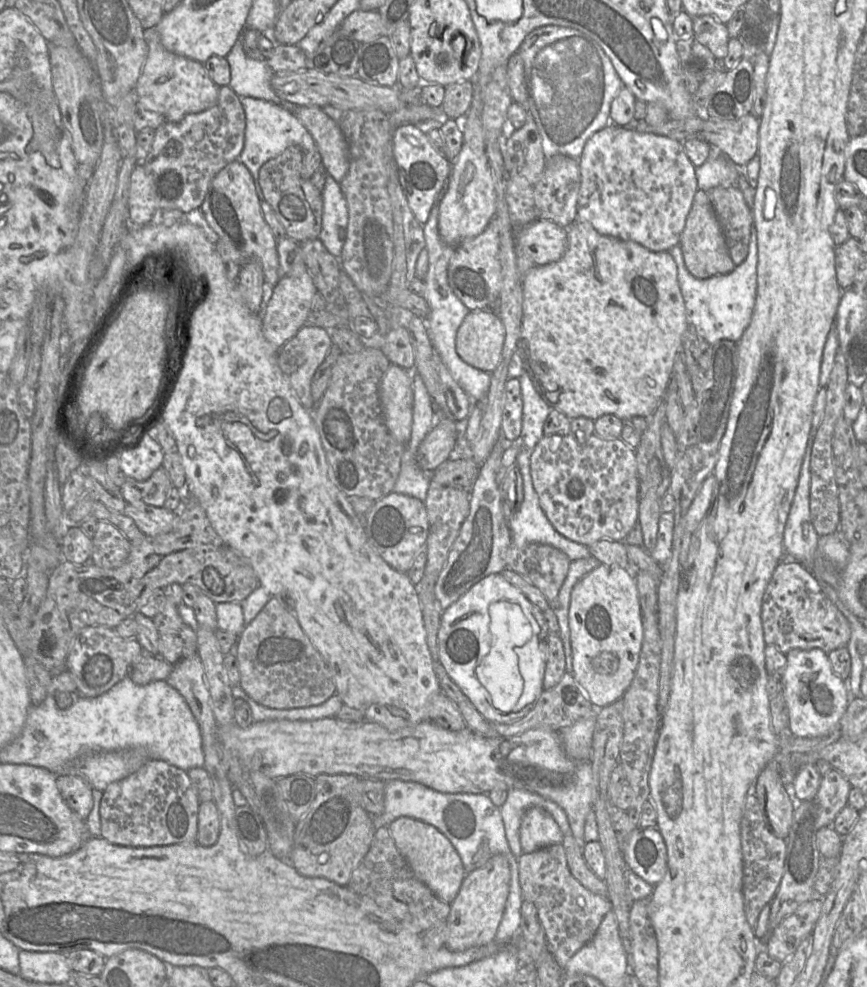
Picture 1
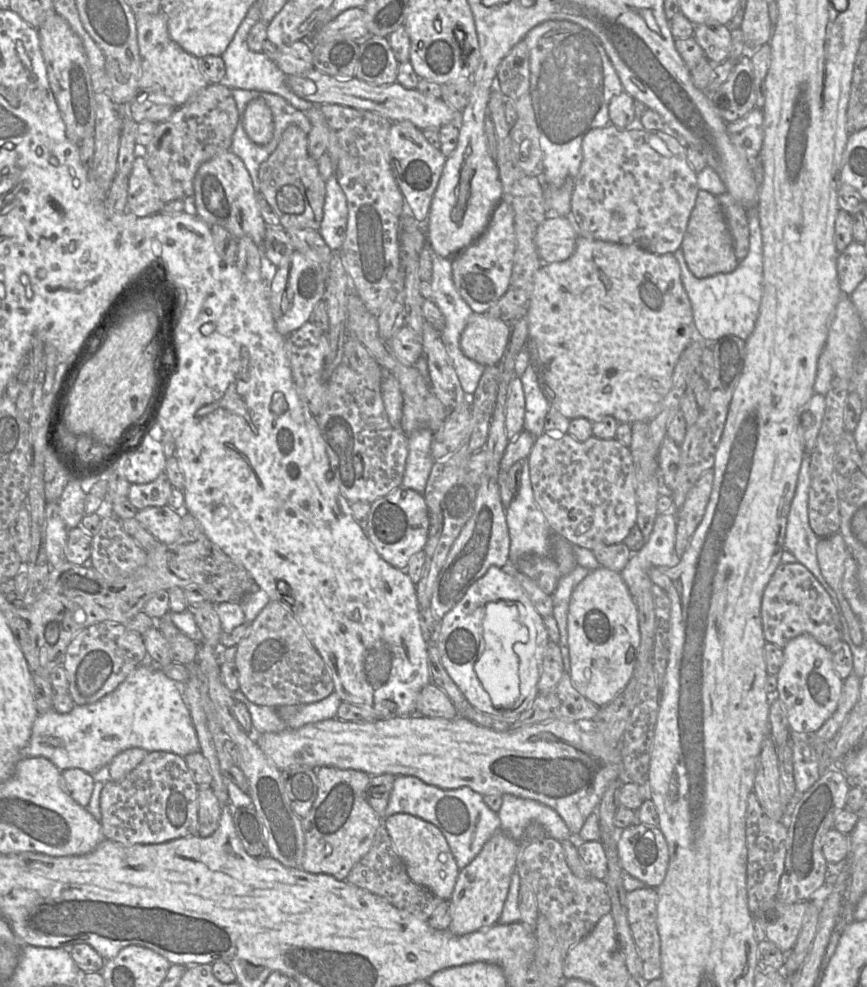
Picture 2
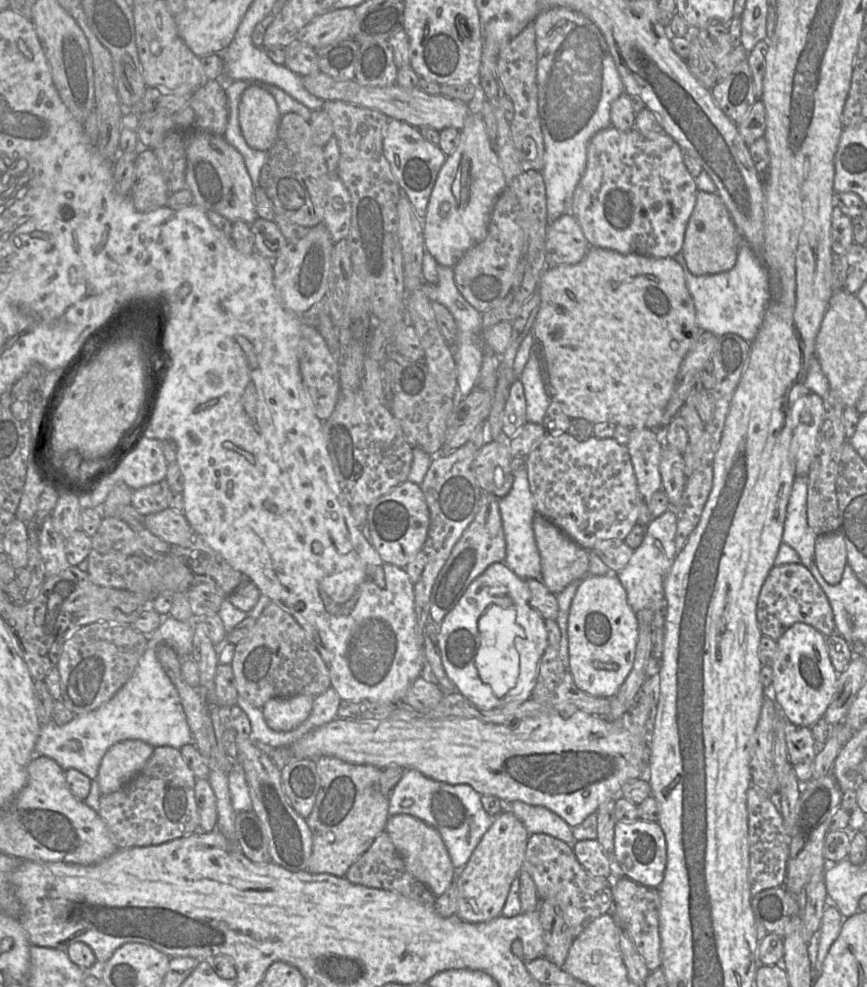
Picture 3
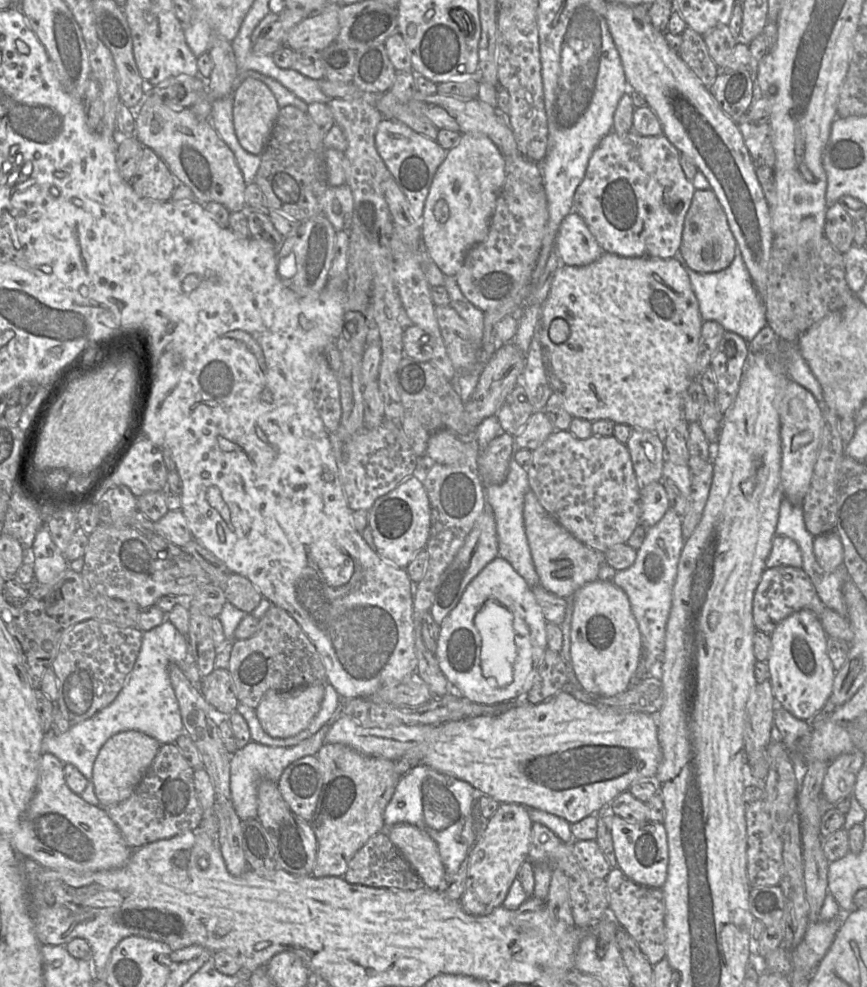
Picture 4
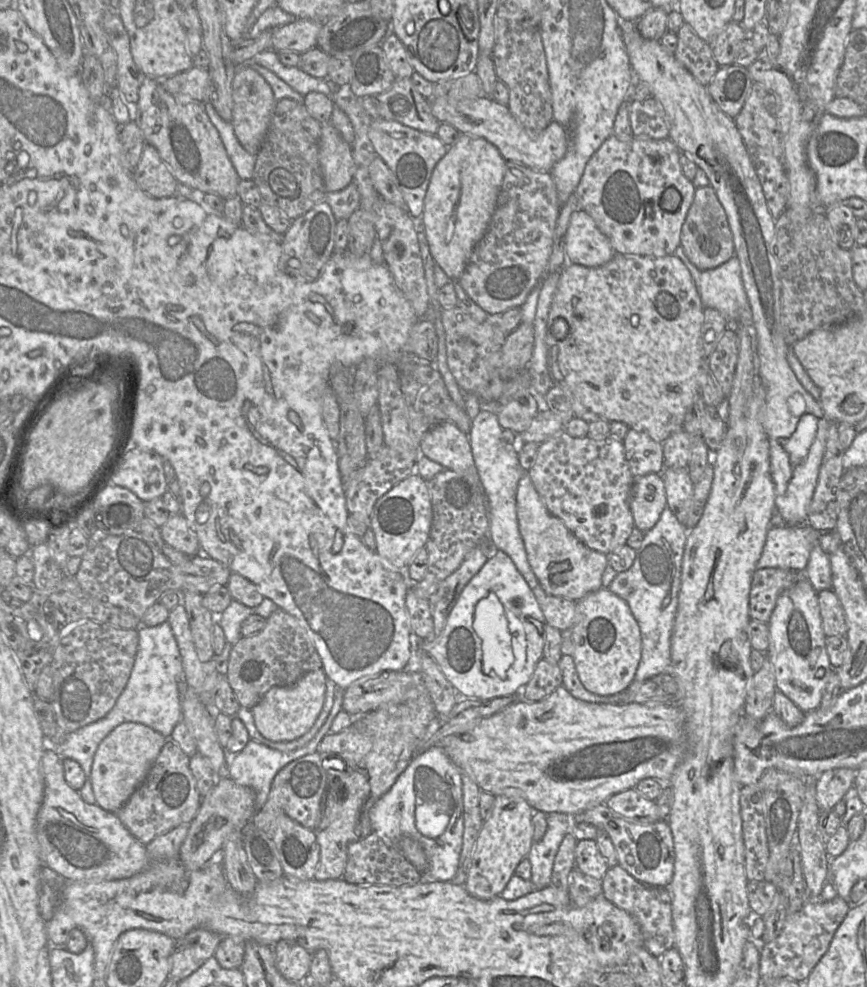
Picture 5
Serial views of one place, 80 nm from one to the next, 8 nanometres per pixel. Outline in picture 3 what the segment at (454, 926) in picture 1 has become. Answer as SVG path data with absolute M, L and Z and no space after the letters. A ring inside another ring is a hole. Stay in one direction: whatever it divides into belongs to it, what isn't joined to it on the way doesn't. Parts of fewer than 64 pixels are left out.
M505 808L493 818L490 828L481 838L468 862L458 870L455 877L458 890L456 915L461 920L470 923L482 923L502 914L512 881L522 870L529 835L523 823Z

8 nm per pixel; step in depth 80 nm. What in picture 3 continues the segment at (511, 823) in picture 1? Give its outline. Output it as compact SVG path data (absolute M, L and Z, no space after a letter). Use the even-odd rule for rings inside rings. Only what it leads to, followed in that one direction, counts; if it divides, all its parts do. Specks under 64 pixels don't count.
M519 800L504 805L505 809L511 811L523 823L529 834L548 834L569 845L575 842L571 826L548 808Z

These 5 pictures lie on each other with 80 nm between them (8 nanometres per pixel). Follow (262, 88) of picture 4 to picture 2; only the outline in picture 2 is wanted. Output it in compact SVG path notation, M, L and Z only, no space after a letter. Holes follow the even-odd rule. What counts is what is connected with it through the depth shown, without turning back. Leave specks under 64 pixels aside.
M263 98L251 100L243 116L243 127L249 139L258 144L265 145L273 137L273 115Z

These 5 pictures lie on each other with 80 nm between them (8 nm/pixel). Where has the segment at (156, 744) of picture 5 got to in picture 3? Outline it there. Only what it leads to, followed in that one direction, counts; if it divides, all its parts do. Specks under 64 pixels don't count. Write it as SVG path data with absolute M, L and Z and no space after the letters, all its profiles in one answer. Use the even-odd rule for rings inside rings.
M137 739L122 740L112 745L102 757L96 777L101 794L115 792L128 784L142 770L153 749Z

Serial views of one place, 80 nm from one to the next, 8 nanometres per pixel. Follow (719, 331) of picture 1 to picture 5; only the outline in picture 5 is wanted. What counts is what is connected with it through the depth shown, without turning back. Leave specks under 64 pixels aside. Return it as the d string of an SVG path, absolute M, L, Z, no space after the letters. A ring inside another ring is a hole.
M679 245L673 255L677 256L690 272L694 284L700 295L702 306L705 309L715 309L719 311L729 322L729 326L738 323L750 324L752 326L752 313L749 301L741 278L741 267L737 256L733 256L726 263L710 270L699 270L694 266Z

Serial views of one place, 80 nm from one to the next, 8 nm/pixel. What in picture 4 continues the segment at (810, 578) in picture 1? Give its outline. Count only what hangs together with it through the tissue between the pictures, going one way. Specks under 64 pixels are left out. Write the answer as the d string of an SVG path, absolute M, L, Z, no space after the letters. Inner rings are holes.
M790 566L766 568L754 592L752 607L753 623L757 630L770 636L776 626L793 613L804 609L810 610L820 620L820 615L825 608L826 606L817 595L809 576L802 568Z

